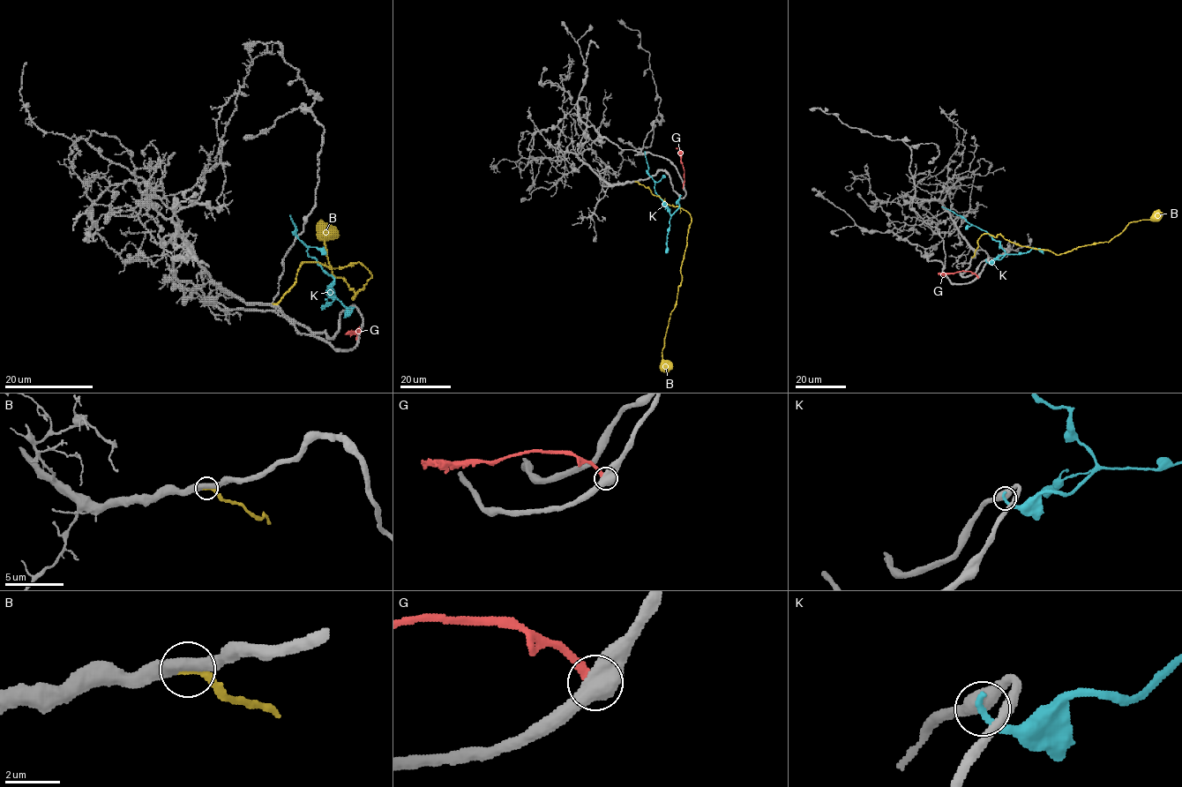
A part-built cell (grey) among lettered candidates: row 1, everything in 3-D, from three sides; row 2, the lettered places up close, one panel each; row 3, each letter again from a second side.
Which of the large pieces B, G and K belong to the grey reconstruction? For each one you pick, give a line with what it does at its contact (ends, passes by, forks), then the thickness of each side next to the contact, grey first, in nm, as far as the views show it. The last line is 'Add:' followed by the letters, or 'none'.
B: it ends | 480/320 nm
Add: B

